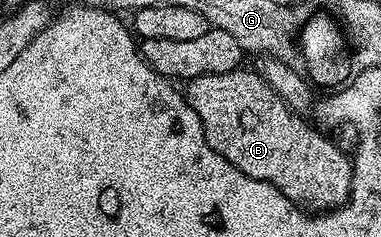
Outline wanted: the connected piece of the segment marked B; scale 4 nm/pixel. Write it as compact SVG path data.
M246 68L237 70L230 70L228 74L206 74L200 78L192 78L186 83L187 90L185 89L185 97L187 103L191 105L191 110L197 112L197 116L203 122L203 131L205 132L205 140L209 144L209 148L213 148L213 152L217 152L221 156L225 156L225 160L229 160L229 164L236 166L241 173L249 176L253 180L261 180L268 186L275 186L283 195L298 204L300 207L306 208L311 212L326 212L328 210L338 210L339 207L347 203L348 198L351 196L351 173L352 173L352 159L342 154L329 139L323 134L318 134L309 123L306 122L306 117L300 116L298 113L292 111L285 100L281 100L281 96L277 96L275 89L270 86L263 79L262 73L256 72Z

